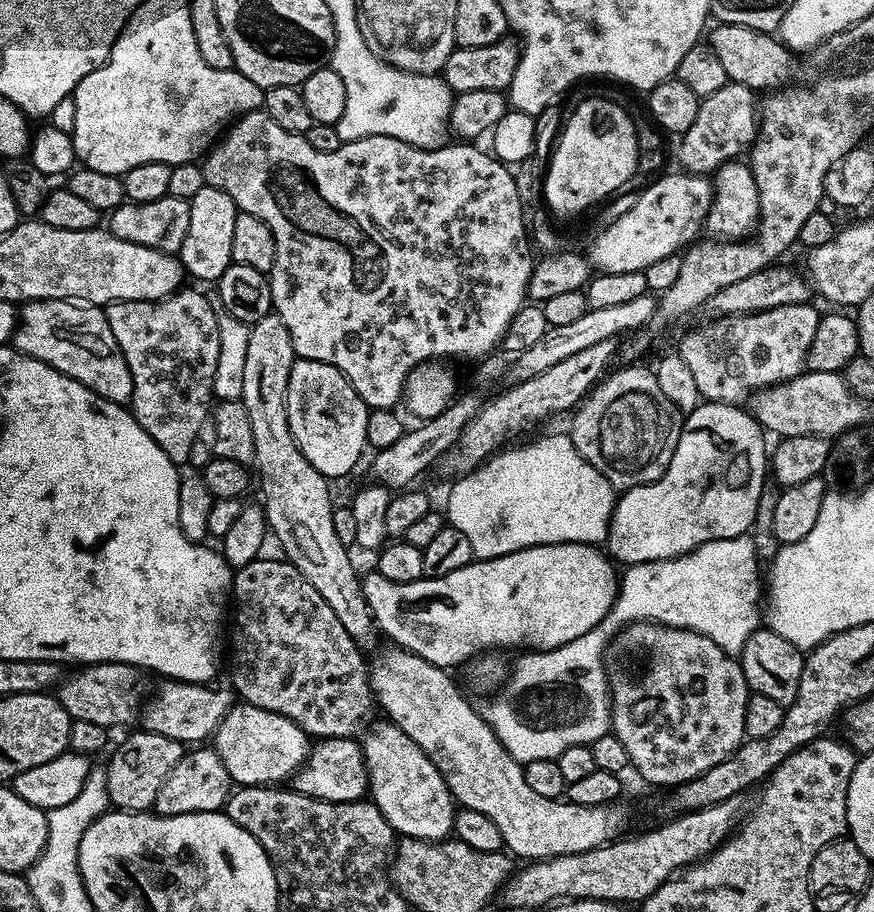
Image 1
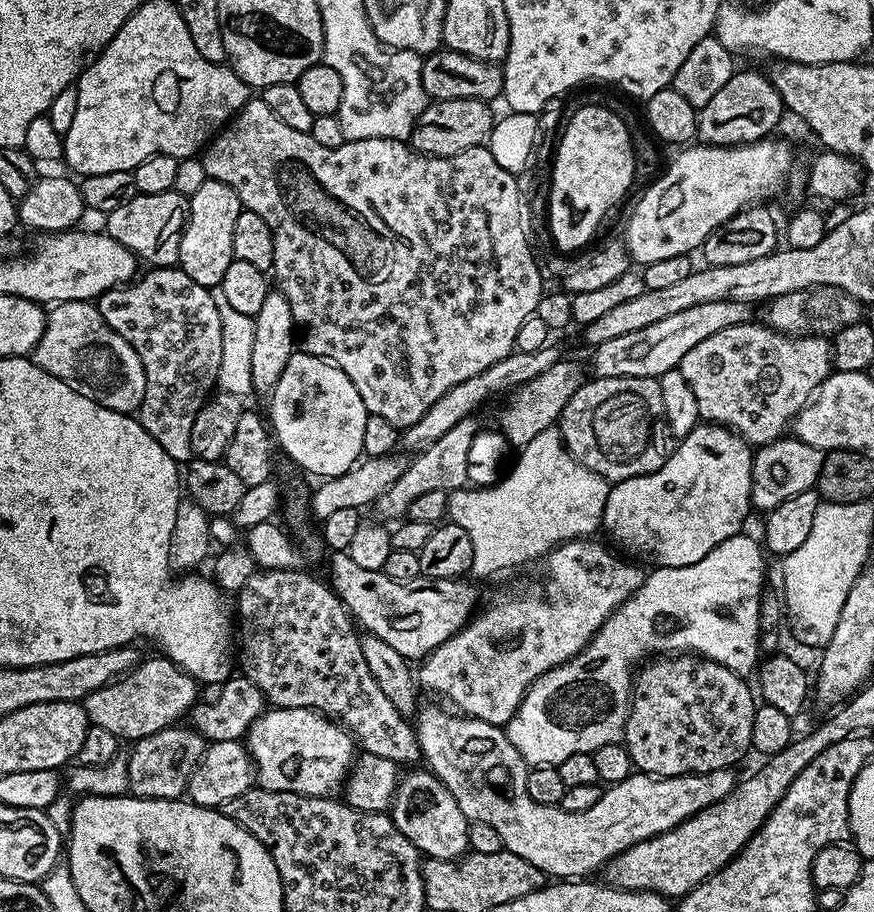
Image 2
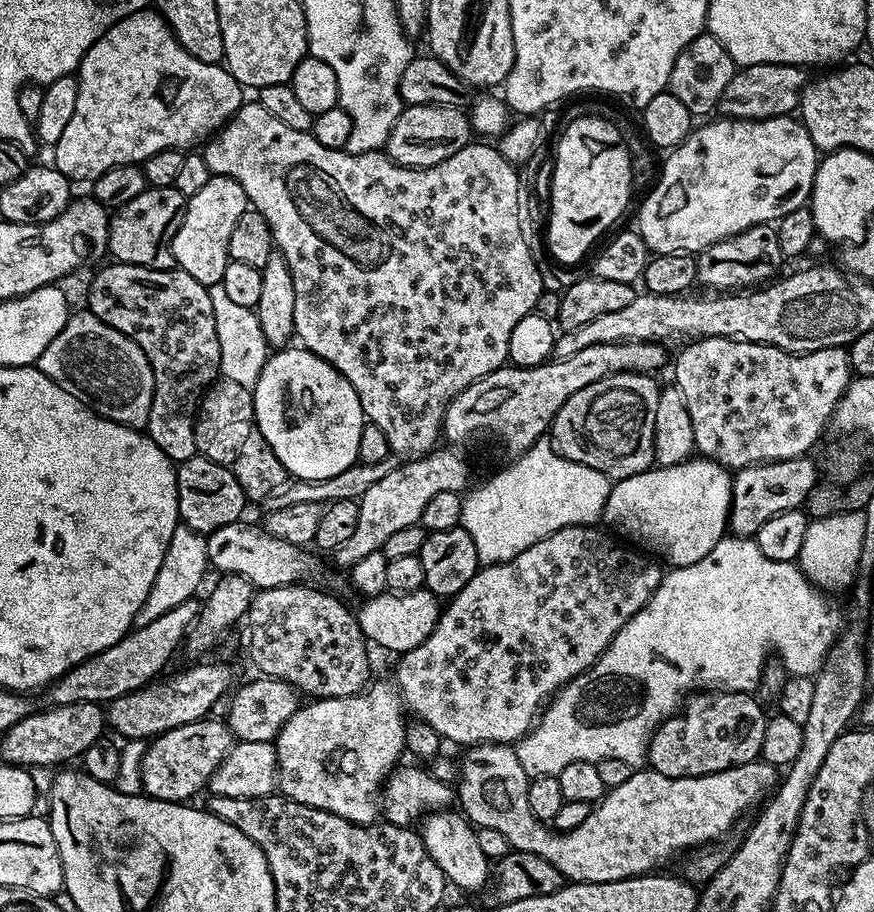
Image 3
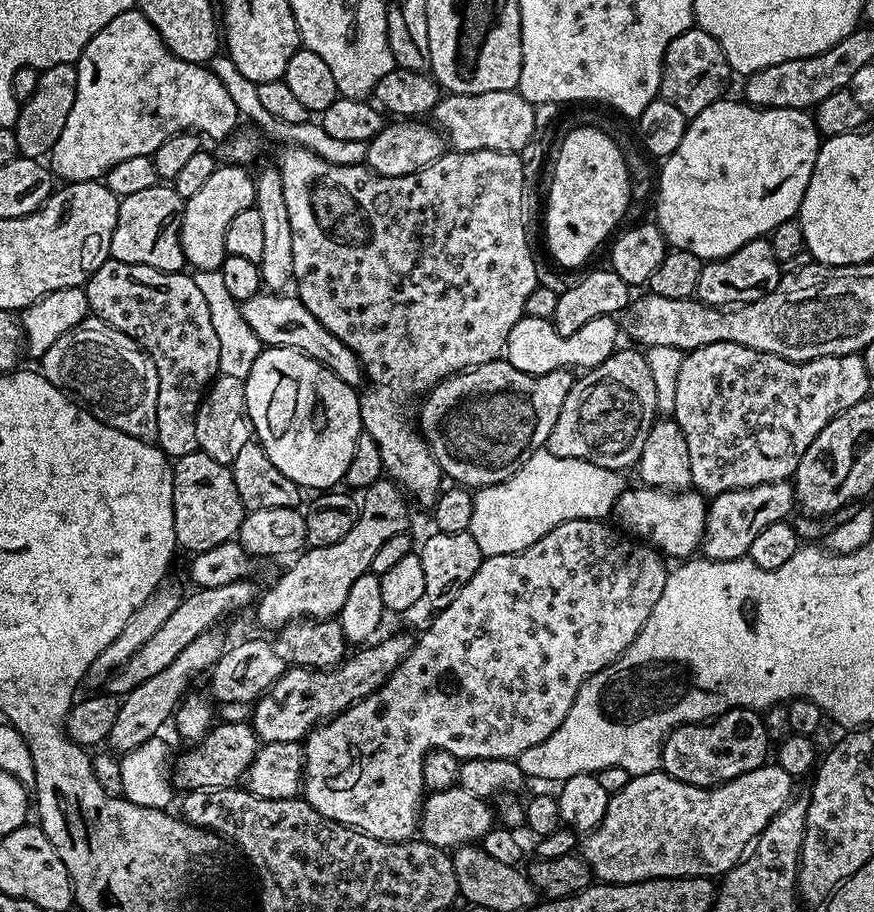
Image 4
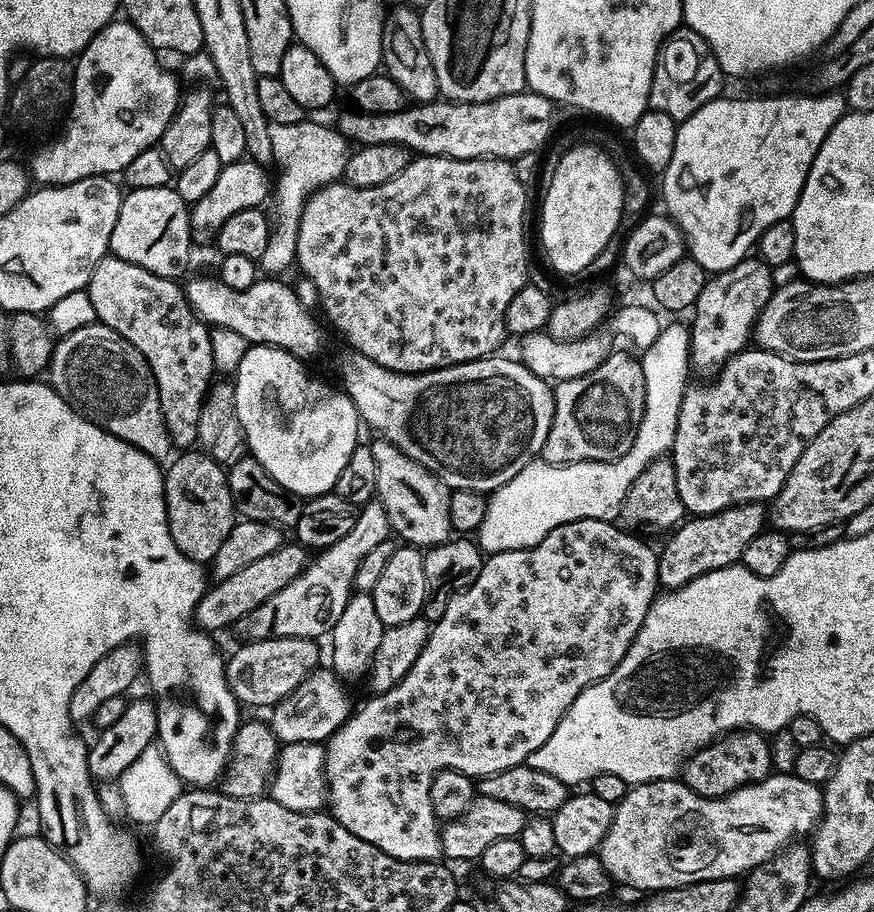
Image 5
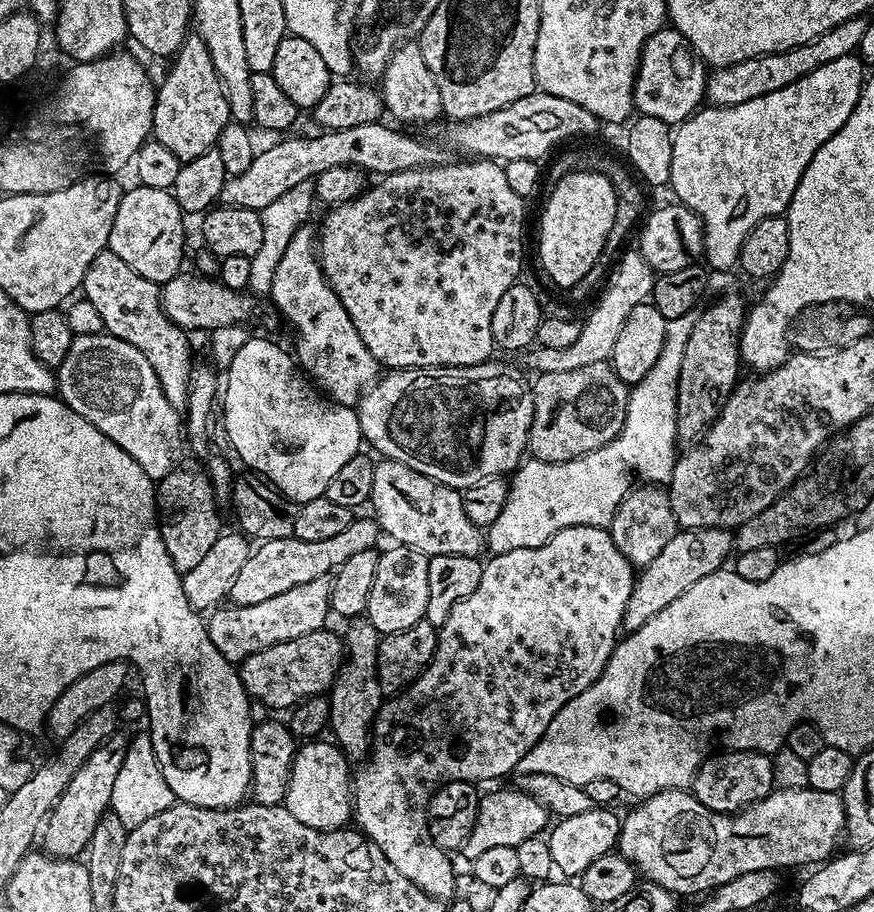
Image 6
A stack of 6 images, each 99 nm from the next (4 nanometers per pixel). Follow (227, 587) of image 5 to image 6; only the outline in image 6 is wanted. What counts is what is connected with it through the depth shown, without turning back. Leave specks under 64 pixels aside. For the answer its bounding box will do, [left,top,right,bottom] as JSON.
[227,514,381,606]

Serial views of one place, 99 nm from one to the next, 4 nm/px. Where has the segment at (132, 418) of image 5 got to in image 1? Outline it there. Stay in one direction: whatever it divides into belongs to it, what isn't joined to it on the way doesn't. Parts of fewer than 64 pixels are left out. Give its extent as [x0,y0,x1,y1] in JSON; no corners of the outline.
[14,300,132,405]

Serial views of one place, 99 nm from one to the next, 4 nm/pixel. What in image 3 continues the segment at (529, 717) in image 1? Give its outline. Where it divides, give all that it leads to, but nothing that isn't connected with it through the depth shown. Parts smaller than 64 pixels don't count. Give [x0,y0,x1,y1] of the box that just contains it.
[515,534,842,778]

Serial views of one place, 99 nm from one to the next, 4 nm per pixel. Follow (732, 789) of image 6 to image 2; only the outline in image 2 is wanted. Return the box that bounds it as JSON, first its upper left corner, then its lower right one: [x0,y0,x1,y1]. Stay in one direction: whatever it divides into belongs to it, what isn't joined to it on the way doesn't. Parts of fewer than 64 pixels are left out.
[622,654,758,776]

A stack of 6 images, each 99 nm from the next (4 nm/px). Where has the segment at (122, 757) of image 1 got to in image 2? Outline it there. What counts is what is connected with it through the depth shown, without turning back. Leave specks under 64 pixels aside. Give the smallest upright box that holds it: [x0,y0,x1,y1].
[128,726,206,800]

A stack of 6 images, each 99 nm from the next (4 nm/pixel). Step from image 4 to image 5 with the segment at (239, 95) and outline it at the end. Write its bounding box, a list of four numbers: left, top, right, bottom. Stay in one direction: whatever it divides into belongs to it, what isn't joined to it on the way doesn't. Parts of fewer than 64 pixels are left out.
[259,118,352,276]

